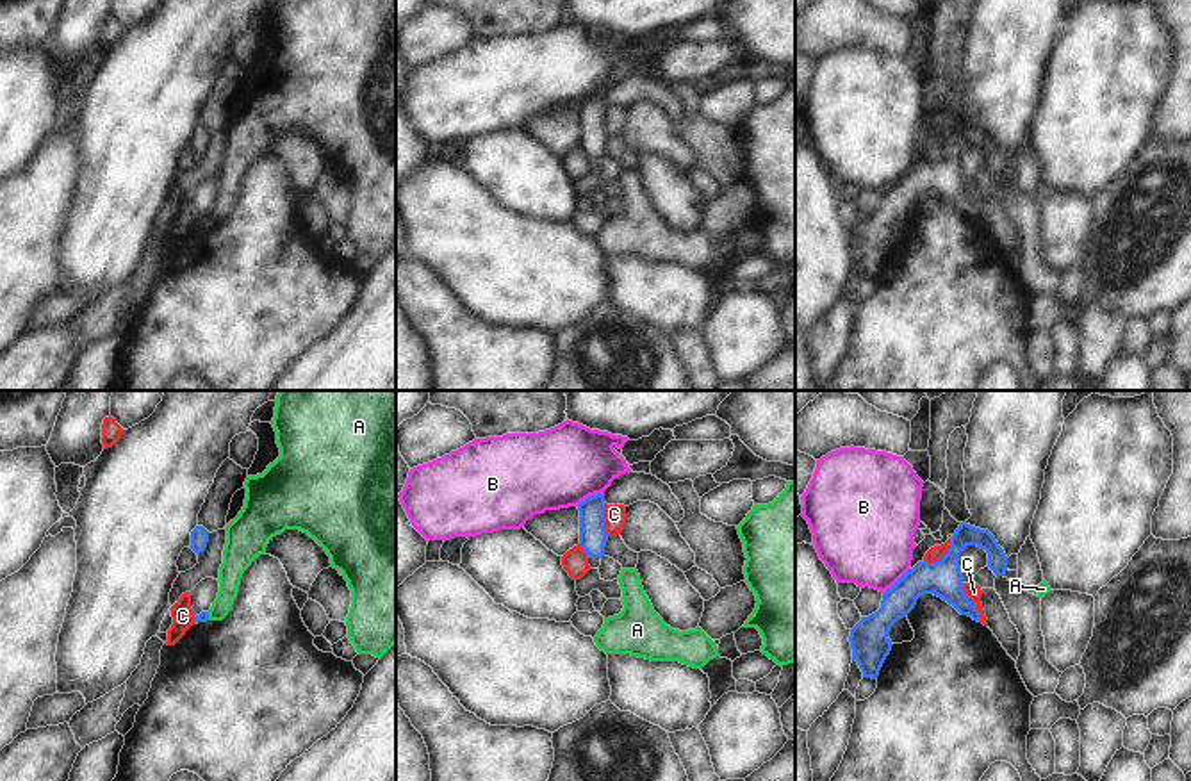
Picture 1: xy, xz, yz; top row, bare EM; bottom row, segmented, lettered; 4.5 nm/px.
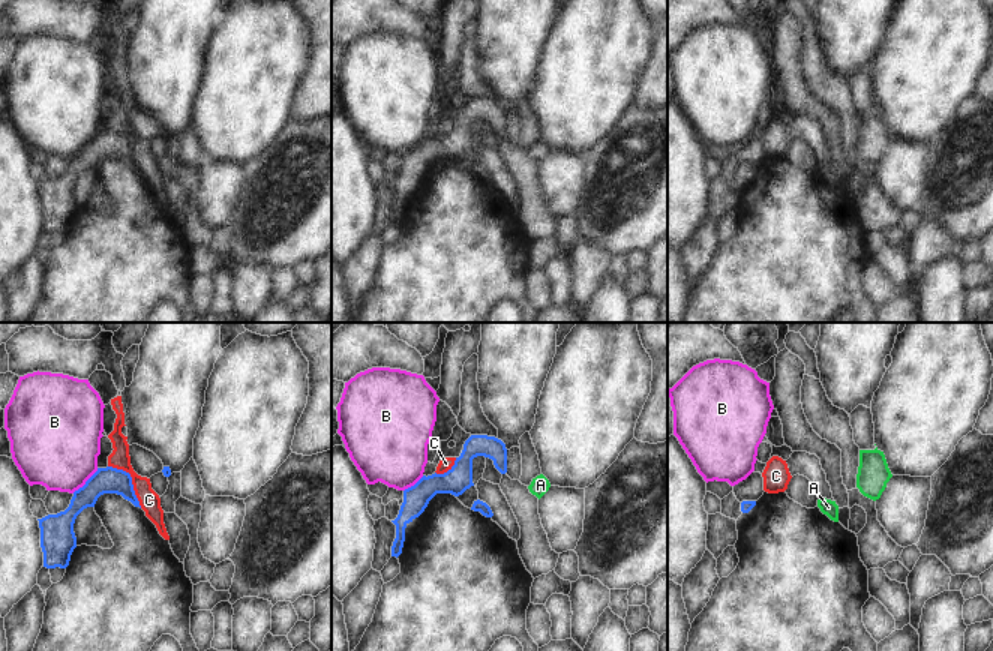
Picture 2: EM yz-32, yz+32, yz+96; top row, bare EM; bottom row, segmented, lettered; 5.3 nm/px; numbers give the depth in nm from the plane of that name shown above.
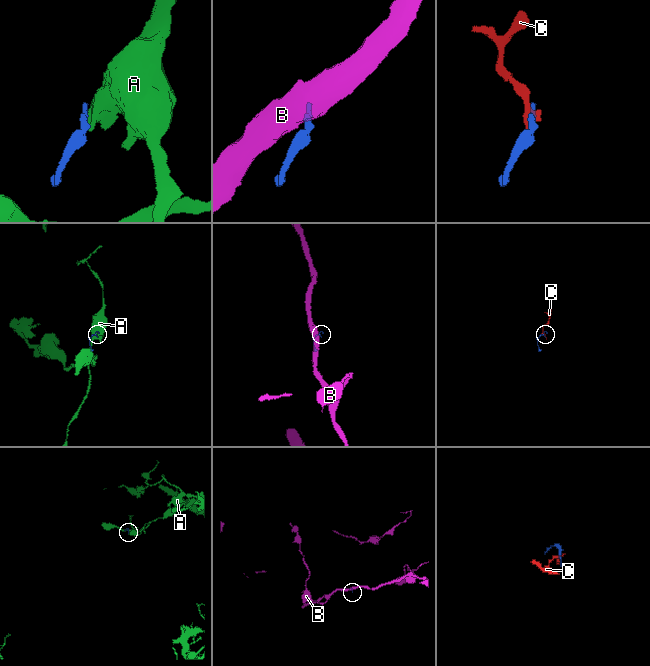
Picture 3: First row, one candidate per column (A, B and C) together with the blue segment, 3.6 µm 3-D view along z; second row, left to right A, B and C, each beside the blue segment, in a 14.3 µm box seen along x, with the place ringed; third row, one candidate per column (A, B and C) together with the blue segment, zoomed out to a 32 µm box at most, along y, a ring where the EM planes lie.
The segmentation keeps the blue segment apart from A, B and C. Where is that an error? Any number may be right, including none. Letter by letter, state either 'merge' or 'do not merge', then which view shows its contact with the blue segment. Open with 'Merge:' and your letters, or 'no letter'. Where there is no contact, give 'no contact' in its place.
Merge: no letter
A: do not merge | xy
B: do not merge | xz
C: do not merge | yz

